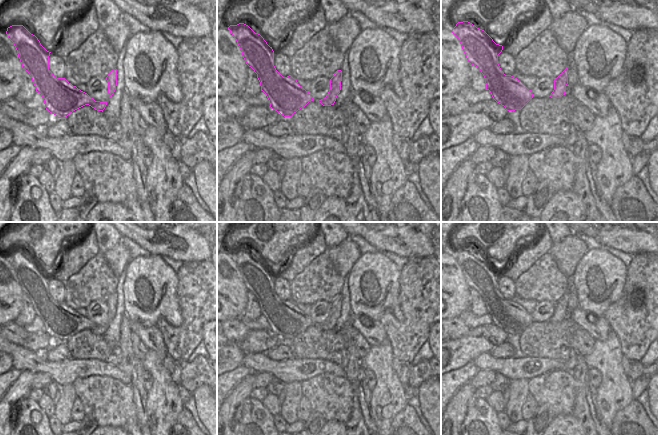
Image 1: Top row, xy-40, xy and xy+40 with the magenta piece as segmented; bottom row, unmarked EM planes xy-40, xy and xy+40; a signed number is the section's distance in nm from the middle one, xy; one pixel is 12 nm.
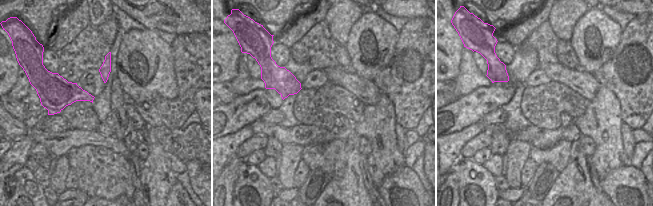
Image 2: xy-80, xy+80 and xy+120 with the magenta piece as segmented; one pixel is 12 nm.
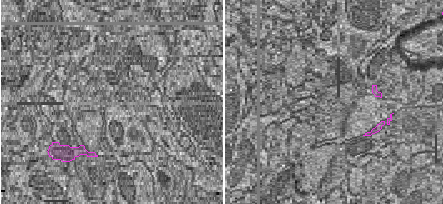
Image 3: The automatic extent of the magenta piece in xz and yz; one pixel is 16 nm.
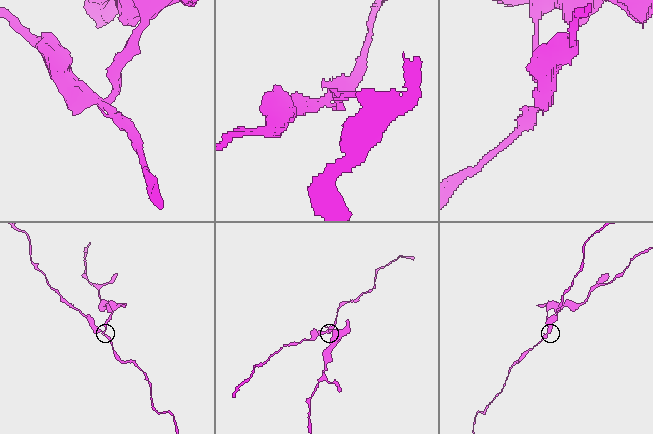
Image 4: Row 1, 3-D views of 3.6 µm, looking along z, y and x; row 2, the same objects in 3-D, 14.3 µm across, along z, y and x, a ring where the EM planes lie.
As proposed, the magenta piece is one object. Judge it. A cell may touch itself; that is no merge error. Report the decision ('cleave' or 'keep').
cleave

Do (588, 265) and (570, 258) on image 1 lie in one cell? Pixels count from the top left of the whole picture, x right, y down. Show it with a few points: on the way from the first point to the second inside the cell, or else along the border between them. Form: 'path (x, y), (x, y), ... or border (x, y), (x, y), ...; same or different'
border (588, 250), (580, 259), (572, 275); different

